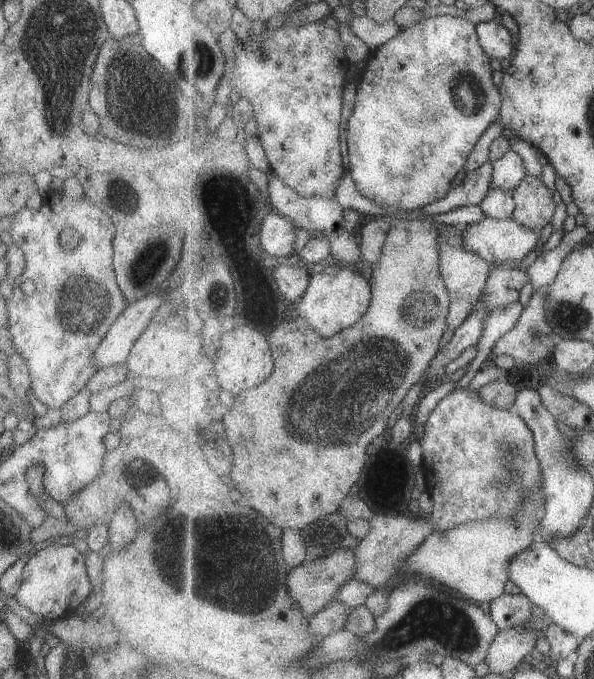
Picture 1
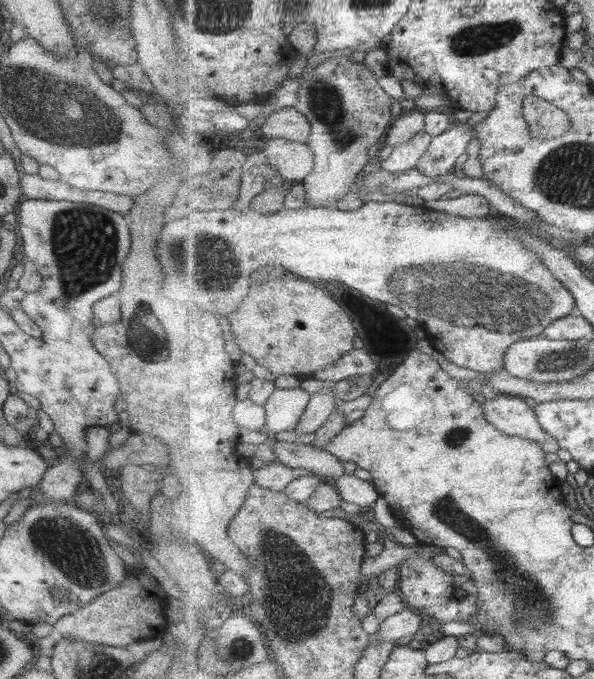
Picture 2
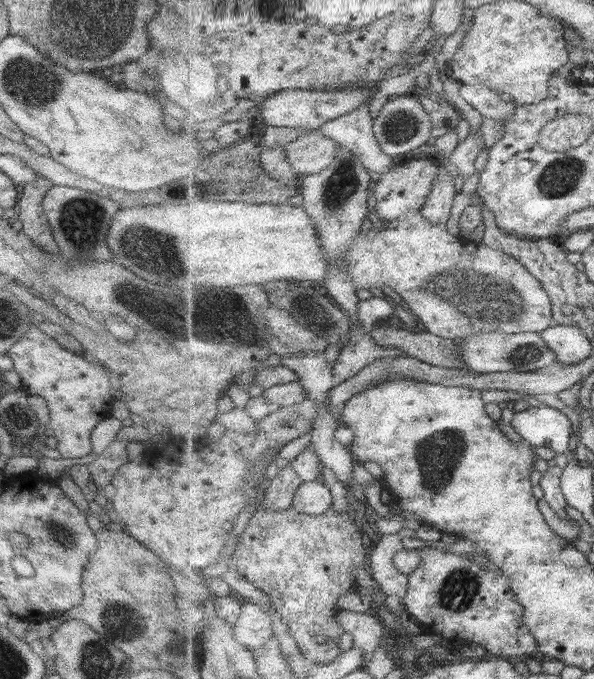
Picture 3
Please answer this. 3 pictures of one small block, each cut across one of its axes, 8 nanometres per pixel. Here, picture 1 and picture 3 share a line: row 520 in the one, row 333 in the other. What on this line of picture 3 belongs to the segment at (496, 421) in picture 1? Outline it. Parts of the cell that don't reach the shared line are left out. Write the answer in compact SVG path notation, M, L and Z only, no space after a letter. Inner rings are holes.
M410 212L394 222L385 223L379 231L371 229L368 233L360 232L342 257L344 264L351 266L357 290L390 286L411 307L413 314L419 316L430 333L455 342L472 334L493 331L542 333L555 324L549 294L524 264L483 242L450 234L447 226L433 224L419 212Z

